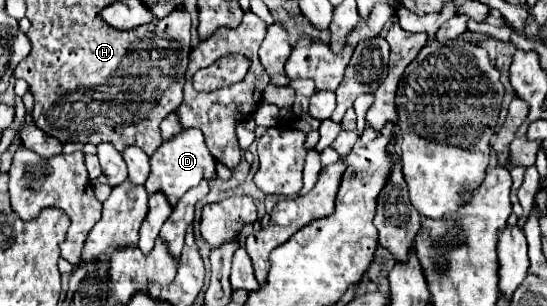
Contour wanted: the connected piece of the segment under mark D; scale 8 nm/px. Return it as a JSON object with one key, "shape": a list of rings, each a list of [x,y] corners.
{"shape":[[[182,129],[178,135],[170,137],[168,141],[162,141],[162,145],[150,155],[150,175],[146,179],[146,191],[152,193],[164,193],[174,205],[188,189],[196,187],[204,177],[212,179],[216,173],[214,169],[214,159],[204,143],[202,131],[196,129]]]}

